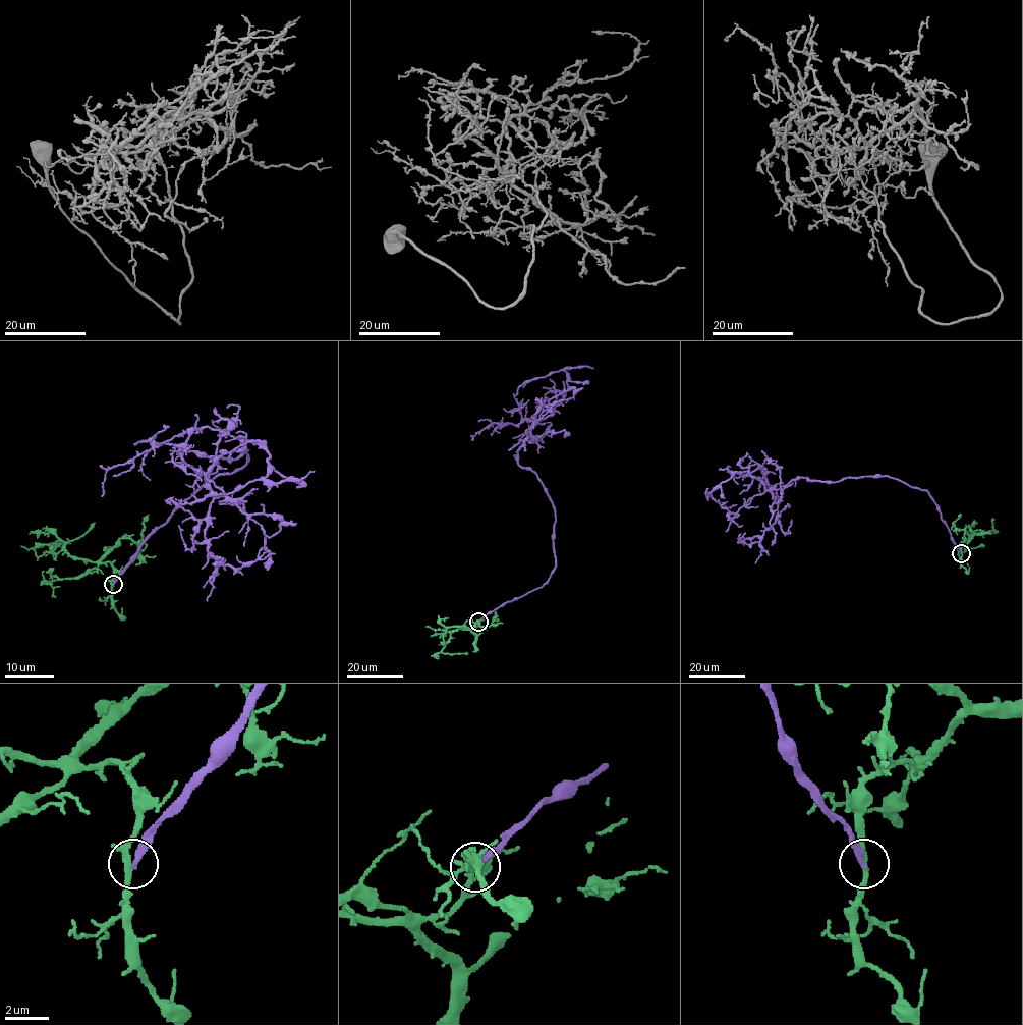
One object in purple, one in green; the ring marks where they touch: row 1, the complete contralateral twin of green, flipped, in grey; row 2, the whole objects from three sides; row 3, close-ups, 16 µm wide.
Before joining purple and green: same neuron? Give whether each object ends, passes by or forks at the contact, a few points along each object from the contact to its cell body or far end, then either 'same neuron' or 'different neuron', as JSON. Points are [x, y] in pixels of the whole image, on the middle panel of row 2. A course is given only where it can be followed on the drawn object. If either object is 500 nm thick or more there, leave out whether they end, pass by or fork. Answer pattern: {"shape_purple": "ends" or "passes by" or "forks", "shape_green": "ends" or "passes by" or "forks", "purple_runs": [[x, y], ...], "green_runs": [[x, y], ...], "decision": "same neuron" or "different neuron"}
{"shape_purple": "ends", "shape_green": "passes by", "purple_runs": [[478, 623], [541, 587], [554, 568], [554, 506], [517, 452], [561, 399], [567, 373], [525, 381], [514, 397]], "green_runs": [[478, 623], [471, 629], [450, 633], [442, 651], [467, 654]], "decision": "different neuron"}

